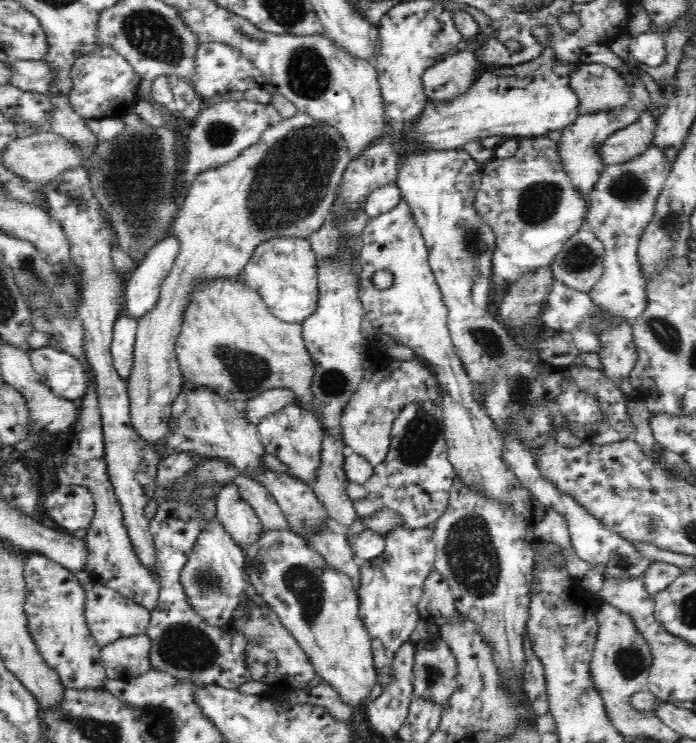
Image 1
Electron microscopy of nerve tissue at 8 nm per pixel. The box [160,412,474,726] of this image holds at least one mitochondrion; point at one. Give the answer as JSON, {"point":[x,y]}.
{"point":[304,584]}

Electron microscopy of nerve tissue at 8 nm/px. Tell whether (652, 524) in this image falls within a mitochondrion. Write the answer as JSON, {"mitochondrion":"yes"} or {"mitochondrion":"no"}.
{"mitochondrion":"yes"}

